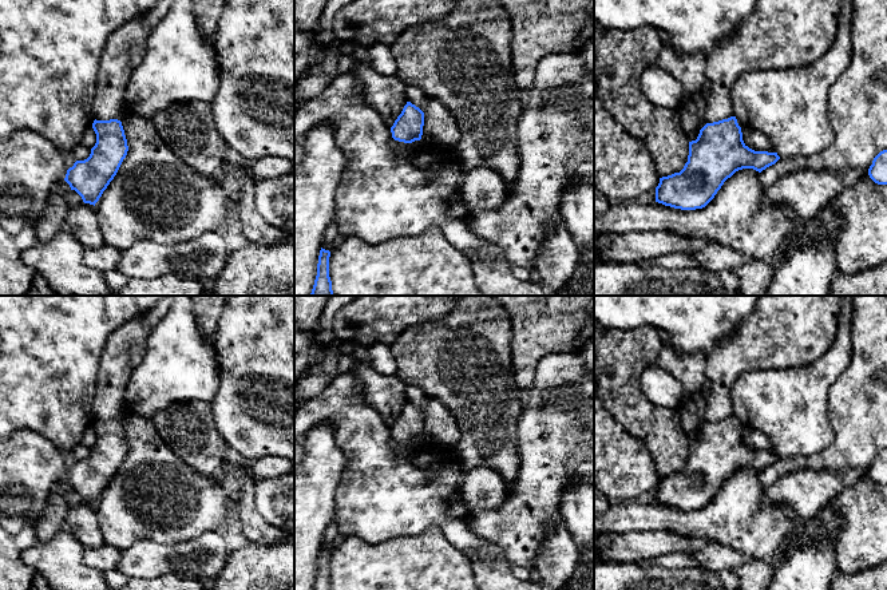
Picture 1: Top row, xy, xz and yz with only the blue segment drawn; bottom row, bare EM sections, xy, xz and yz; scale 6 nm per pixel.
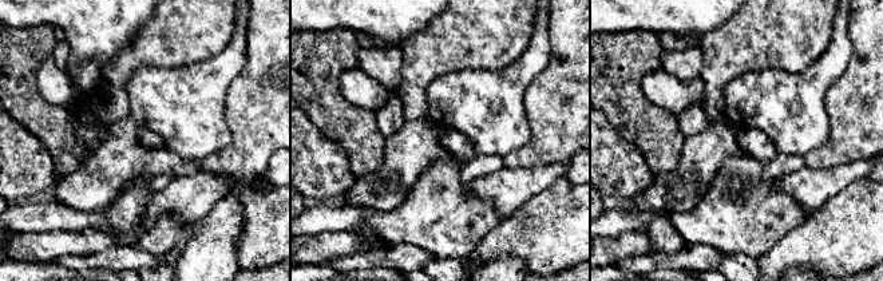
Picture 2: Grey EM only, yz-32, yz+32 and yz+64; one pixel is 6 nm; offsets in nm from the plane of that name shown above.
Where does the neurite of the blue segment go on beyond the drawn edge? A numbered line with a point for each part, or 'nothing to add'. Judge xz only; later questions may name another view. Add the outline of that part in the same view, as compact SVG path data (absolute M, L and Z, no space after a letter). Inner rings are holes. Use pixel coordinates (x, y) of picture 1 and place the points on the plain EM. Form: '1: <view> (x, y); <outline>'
nothing to add

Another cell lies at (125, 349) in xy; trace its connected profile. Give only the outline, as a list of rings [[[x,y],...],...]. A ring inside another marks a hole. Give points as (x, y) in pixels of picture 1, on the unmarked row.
[[[139,316],[116,328],[107,338],[99,360],[92,401],[96,420],[120,420],[126,413],[124,389],[131,373],[144,359],[151,330],[143,316]]]

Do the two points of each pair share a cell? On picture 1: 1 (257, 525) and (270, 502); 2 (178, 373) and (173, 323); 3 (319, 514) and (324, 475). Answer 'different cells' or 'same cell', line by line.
1: different cells
2: same cell
3: same cell

